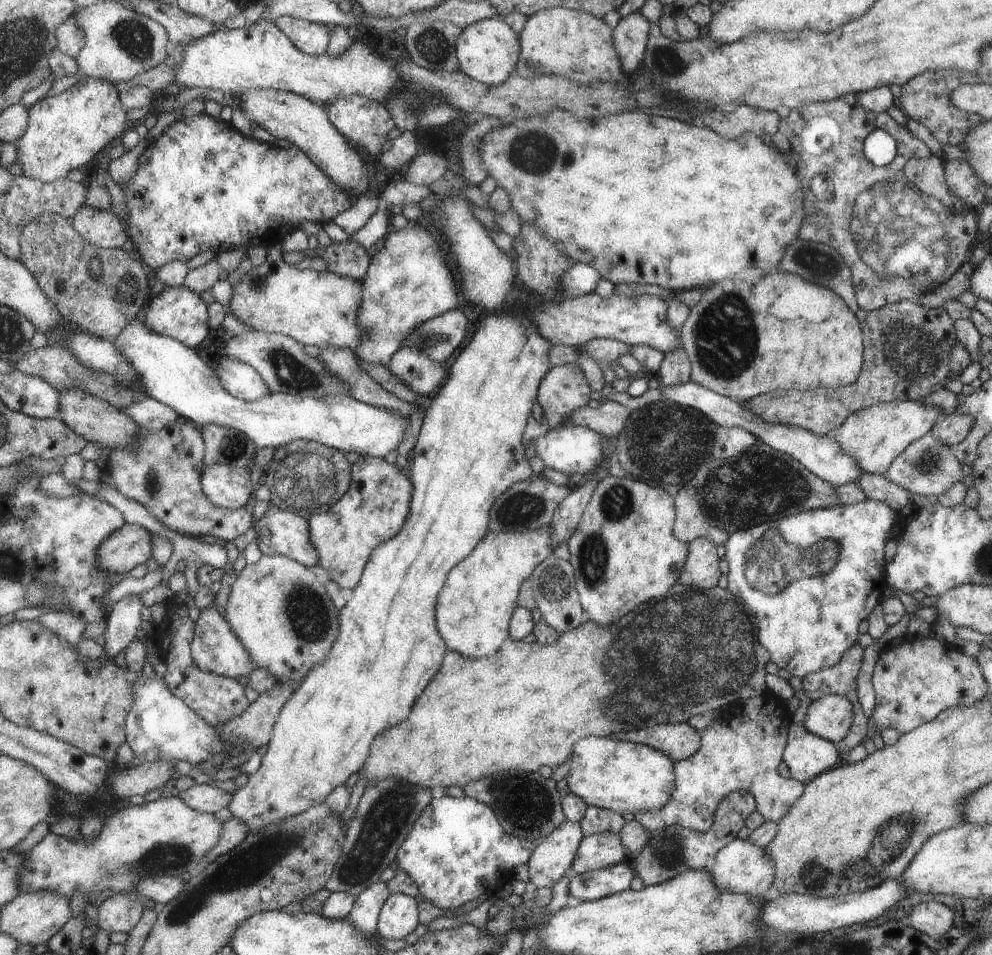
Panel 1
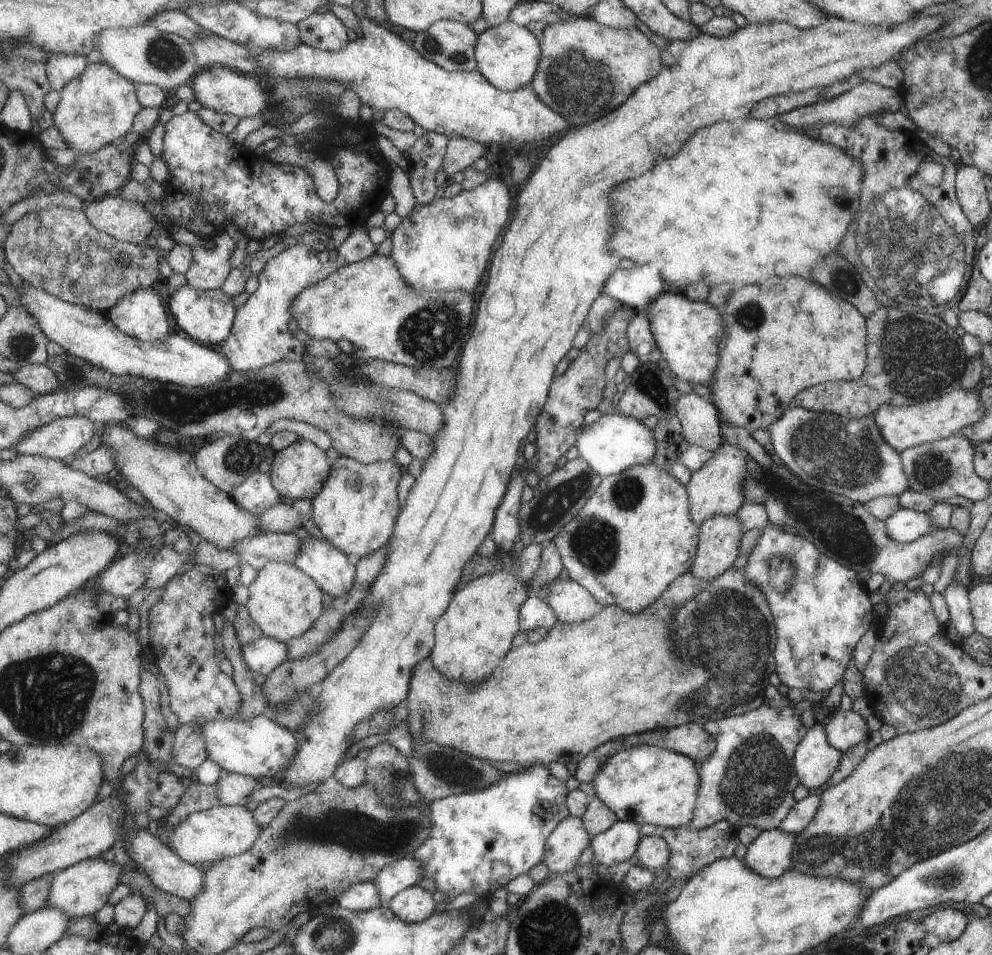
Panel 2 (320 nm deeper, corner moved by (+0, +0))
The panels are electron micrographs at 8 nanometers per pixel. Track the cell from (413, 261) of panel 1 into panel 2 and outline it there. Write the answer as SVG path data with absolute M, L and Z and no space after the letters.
M487 177L479 186L451 198L435 197L424 205L413 205L411 212L402 218L389 233L392 242L390 257L404 281L415 290L469 292L479 284L487 268L491 246L509 220L511 196L505 184L497 178Z

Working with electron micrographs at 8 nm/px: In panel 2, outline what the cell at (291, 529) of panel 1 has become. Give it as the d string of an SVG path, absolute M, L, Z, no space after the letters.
M303 539L293 566L310 575L331 598L343 597L355 582L355 561L329 542Z

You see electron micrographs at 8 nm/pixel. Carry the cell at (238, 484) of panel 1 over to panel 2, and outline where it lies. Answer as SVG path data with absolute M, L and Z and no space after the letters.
M257 471L231 494L243 508L253 514L263 514L271 505L279 500L279 493L273 482L269 482L269 473Z

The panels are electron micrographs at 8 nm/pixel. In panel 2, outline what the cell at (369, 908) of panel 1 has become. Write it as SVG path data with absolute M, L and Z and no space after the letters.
M403 857L390 863L374 878L379 890L381 906L387 907L389 899L400 890L415 885L424 876L424 870L417 859Z

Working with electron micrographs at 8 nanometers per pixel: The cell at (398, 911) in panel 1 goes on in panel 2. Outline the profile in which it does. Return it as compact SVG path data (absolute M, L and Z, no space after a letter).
M416 884L400 890L390 898L388 907L397 918L406 923L425 921L435 912L435 902L431 894Z

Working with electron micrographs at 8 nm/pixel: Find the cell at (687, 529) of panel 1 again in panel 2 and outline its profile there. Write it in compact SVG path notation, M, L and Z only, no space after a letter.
M723 442L716 448L714 455L709 457L701 469L690 474L687 482L687 490L690 494L690 519L696 525L700 525L706 518L715 515L732 515L743 504L742 486L746 479L745 460L747 460L747 451Z

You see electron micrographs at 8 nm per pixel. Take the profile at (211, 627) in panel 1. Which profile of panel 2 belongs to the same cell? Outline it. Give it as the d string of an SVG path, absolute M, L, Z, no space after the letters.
M265 636L243 645L242 651L246 665L263 676L267 676L288 658L285 642Z

